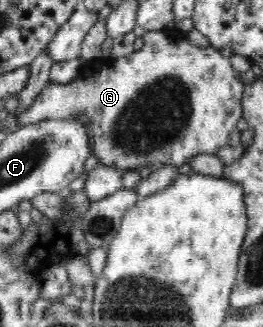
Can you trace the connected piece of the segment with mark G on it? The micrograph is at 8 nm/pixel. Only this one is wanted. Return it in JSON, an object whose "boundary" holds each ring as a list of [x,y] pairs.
{"boundary":[[[158,31],[146,32],[143,36],[143,46],[138,51],[134,51],[126,56],[121,56],[113,60],[108,60],[106,65],[99,71],[91,73],[88,77],[76,77],[68,84],[50,83],[41,90],[41,93],[35,98],[34,103],[24,109],[20,115],[16,116],[20,126],[36,123],[45,119],[64,119],[68,121],[77,121],[78,115],[84,113],[88,117],[88,123],[84,126],[88,134],[91,153],[98,158],[101,165],[106,167],[115,167],[120,171],[138,170],[140,167],[153,167],[163,164],[169,166],[181,166],[188,159],[200,153],[216,154],[218,150],[229,143],[230,133],[236,129],[238,119],[243,117],[242,100],[244,99],[244,89],[246,85],[240,79],[240,71],[236,71],[230,63],[229,57],[220,54],[220,50],[212,47],[198,47],[192,45],[189,41],[180,41],[172,43],[172,37],[168,33],[158,33]]]}

